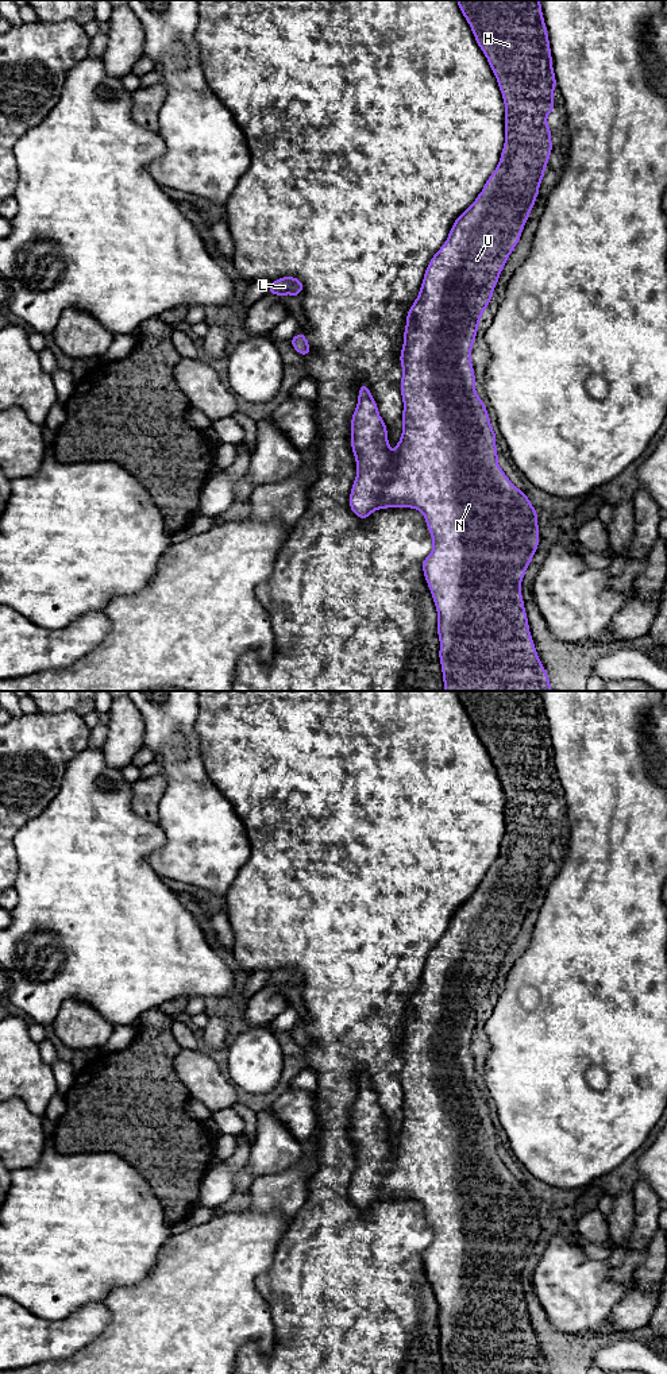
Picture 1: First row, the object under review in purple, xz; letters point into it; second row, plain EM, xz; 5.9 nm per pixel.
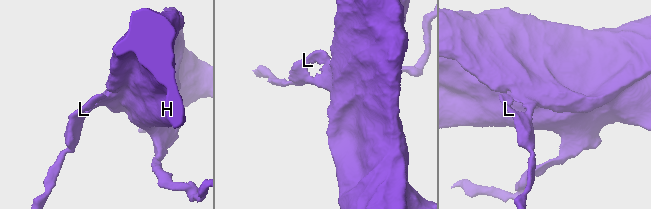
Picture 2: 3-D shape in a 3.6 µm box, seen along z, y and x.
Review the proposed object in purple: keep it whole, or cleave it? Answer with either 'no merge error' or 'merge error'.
no merge error

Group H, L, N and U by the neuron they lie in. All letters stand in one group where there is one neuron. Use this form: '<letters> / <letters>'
H L N U

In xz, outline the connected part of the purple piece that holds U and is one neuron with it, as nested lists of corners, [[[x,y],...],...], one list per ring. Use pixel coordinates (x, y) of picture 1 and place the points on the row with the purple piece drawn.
[[[540,0],[456,3],[502,93],[506,108],[505,143],[498,166],[482,192],[454,221],[447,240],[428,263],[419,296],[406,313],[400,354],[402,433],[394,454],[390,452],[388,428],[369,386],[359,385],[358,404],[351,417],[351,449],[356,462],[356,478],[350,493],[350,509],[362,520],[367,520],[378,509],[389,507],[410,507],[423,513],[433,547],[429,556],[421,561],[421,567],[437,611],[444,691],[552,691],[529,632],[521,595],[521,580],[539,548],[539,517],[525,493],[517,489],[498,466],[494,443],[498,436],[490,424],[486,405],[475,393],[471,350],[498,277],[517,246],[540,193],[540,182],[552,151],[547,116],[555,108],[554,89],[558,84]]]

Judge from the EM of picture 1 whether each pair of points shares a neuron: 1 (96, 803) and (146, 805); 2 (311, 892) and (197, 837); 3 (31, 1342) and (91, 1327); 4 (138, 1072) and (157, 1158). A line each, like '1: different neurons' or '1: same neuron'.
1: different neurons
2: different neurons
3: same neuron
4: same neuron

